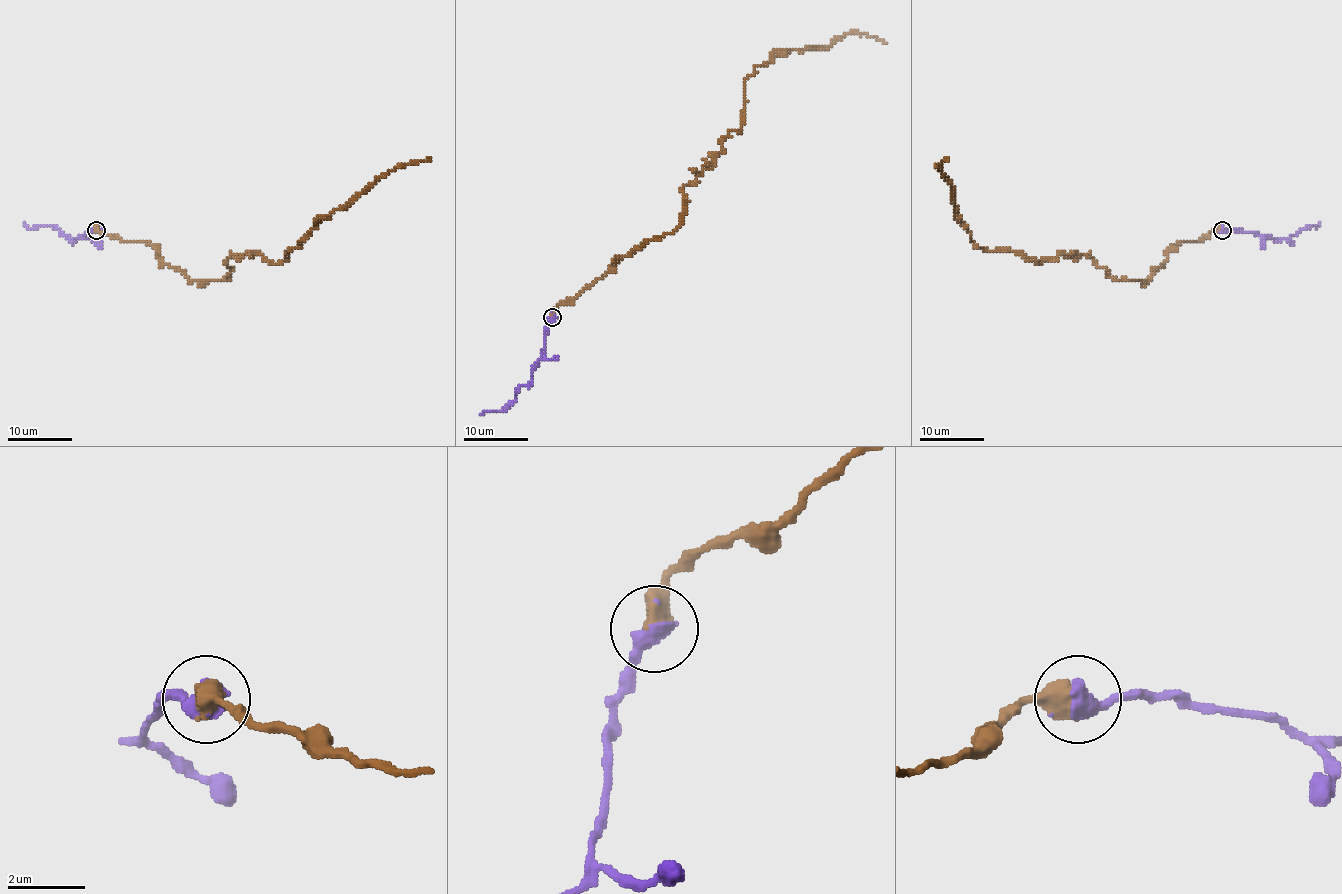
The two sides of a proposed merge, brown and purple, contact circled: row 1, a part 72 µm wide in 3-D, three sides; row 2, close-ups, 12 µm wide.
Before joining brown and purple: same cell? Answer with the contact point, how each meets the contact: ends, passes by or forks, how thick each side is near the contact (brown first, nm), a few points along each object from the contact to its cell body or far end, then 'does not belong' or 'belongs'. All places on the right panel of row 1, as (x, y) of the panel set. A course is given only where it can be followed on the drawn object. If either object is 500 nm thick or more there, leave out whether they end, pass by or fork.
(1222, 230) | 600/600 nm | brown via (1221, 229), (1180, 242), (1146, 281), (1113, 279), (1073, 250), (1034, 263), (983, 250), (938, 168), (949, 158) | purple via (1221, 229), (1257, 233), (1278, 239), (1292, 236), (1307, 226), (1315, 225), (1317, 228), (1318, 223) | belongs

